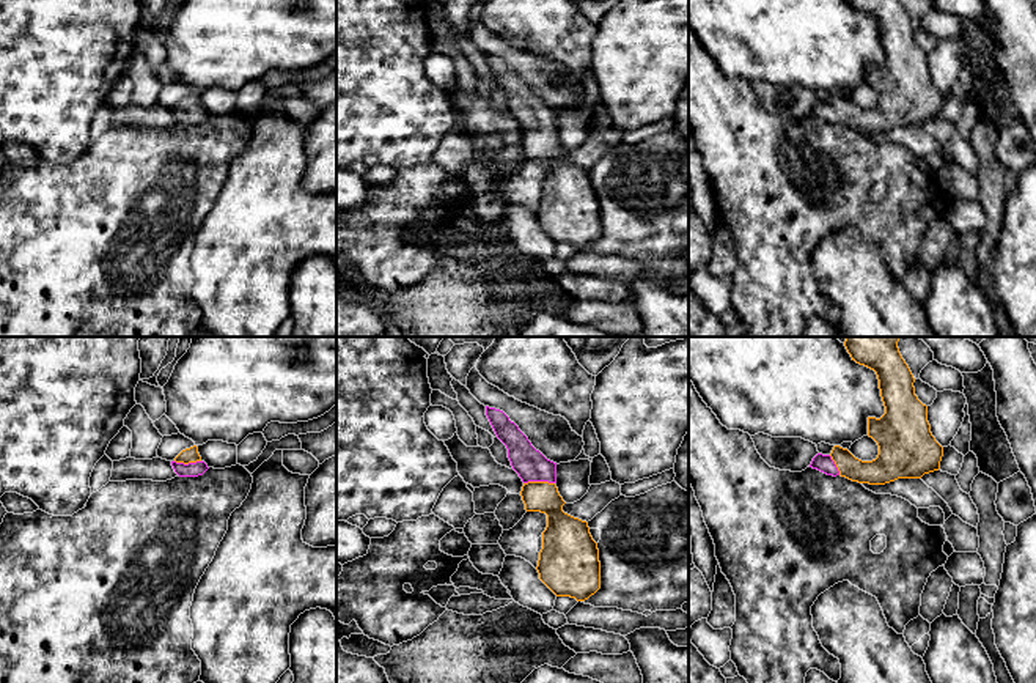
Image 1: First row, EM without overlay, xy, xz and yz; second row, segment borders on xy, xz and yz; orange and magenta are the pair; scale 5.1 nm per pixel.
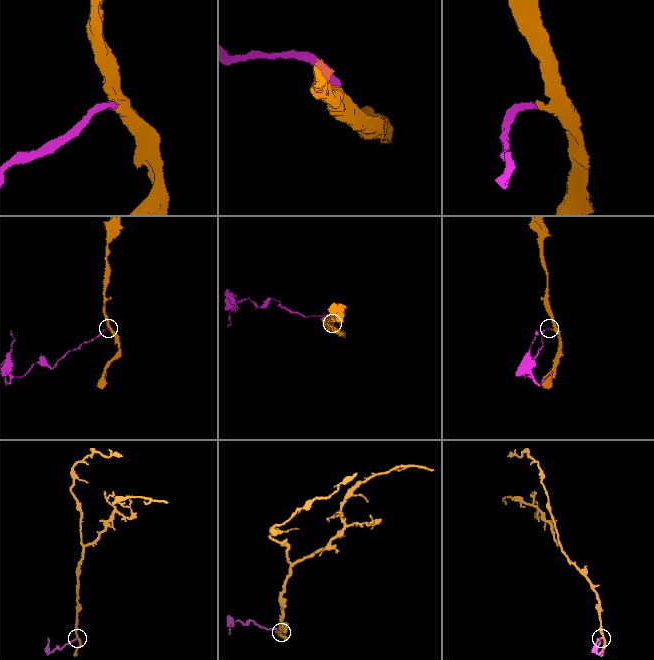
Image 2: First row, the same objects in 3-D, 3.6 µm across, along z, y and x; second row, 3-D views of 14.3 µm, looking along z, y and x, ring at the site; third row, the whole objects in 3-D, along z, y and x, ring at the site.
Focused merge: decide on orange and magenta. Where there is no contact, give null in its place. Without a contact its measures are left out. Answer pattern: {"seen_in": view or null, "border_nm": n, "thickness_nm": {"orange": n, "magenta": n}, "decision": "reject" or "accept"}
{"seen_in": "xz", "border_nm": 160, "thickness_nm": {"orange": 160, "magenta": 160}, "decision": "accept"}

